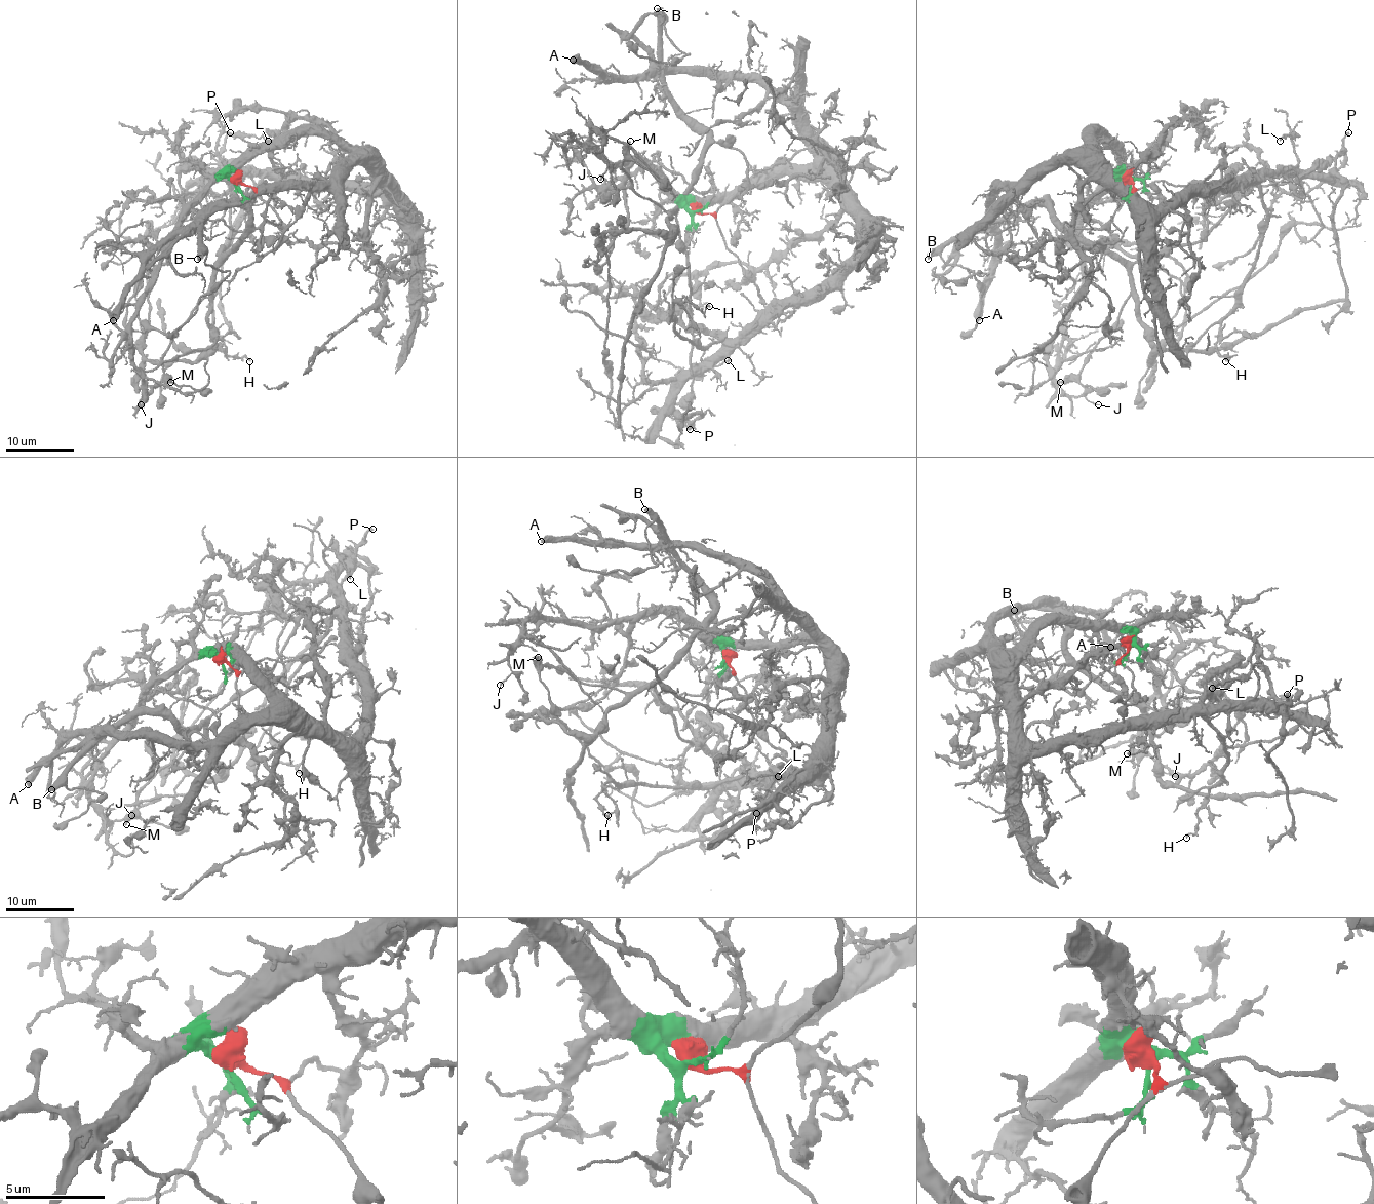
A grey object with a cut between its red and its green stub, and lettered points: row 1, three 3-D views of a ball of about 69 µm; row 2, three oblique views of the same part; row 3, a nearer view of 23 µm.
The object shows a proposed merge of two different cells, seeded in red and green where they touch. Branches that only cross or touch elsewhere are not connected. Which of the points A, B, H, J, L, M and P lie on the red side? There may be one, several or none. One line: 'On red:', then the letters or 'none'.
On red: B, M

